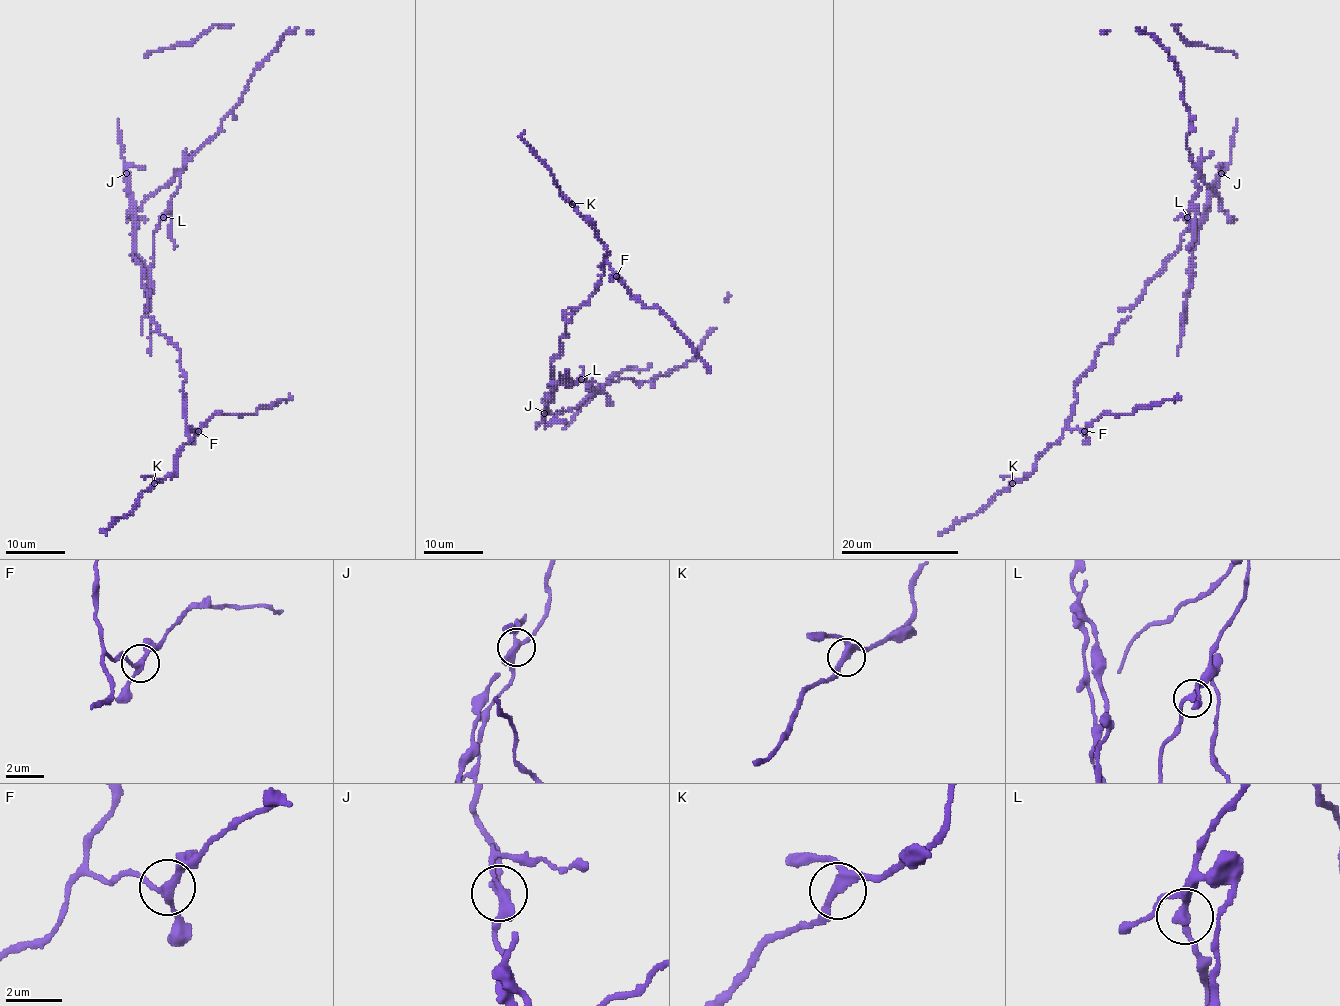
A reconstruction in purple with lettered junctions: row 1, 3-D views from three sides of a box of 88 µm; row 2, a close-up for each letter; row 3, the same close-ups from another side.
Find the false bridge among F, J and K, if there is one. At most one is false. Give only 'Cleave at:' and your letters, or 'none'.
Cleave at: J

